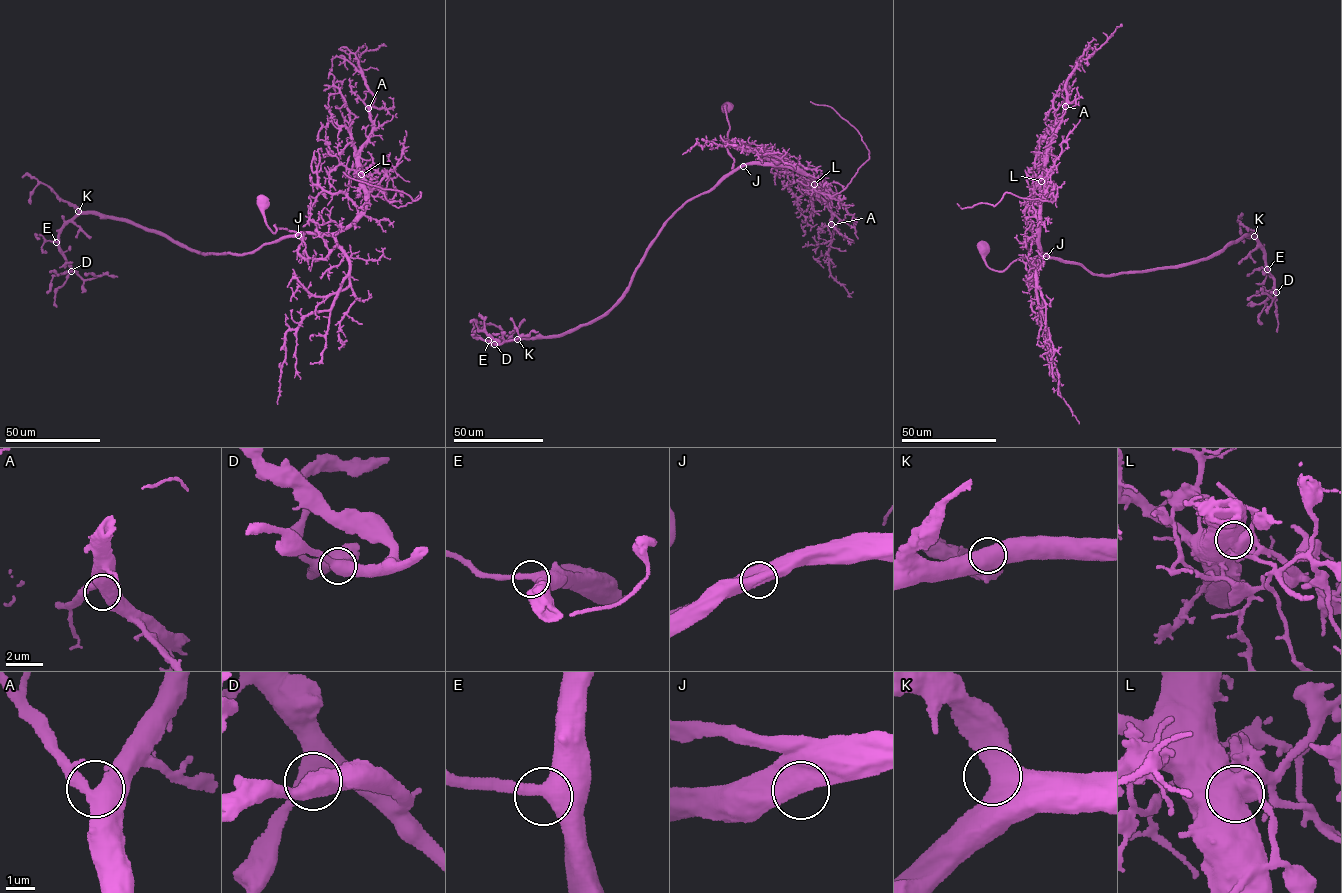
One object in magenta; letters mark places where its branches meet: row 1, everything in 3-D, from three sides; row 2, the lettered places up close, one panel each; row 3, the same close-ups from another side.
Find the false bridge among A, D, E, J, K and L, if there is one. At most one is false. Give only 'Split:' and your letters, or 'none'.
Split: L

